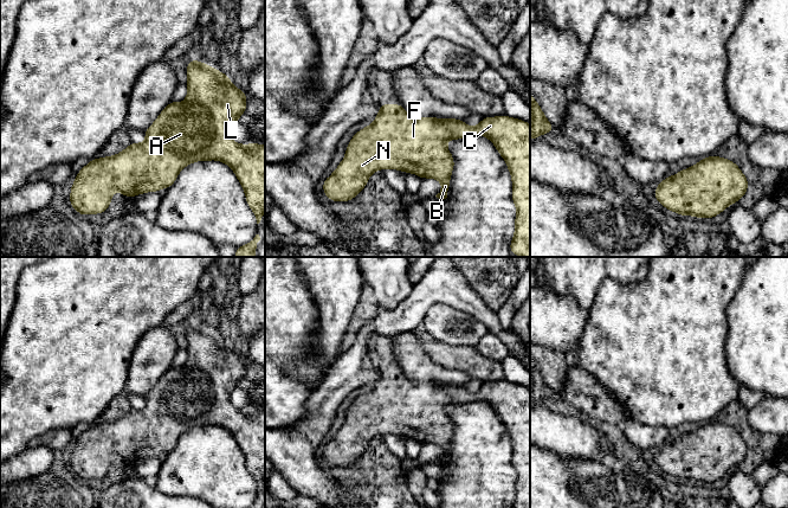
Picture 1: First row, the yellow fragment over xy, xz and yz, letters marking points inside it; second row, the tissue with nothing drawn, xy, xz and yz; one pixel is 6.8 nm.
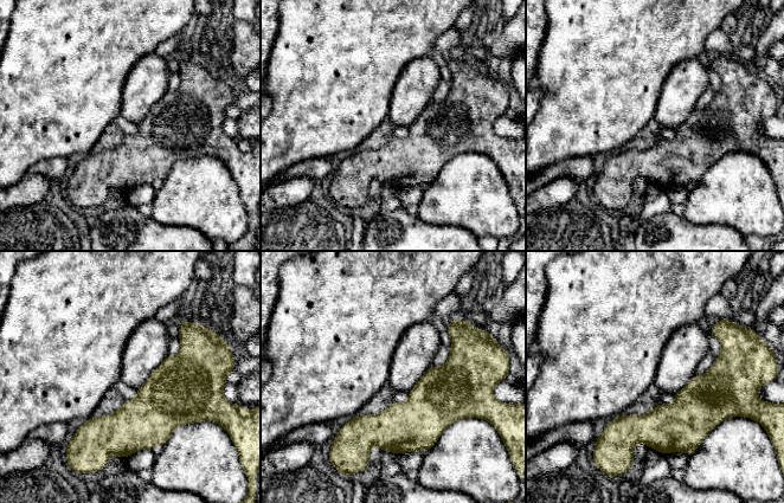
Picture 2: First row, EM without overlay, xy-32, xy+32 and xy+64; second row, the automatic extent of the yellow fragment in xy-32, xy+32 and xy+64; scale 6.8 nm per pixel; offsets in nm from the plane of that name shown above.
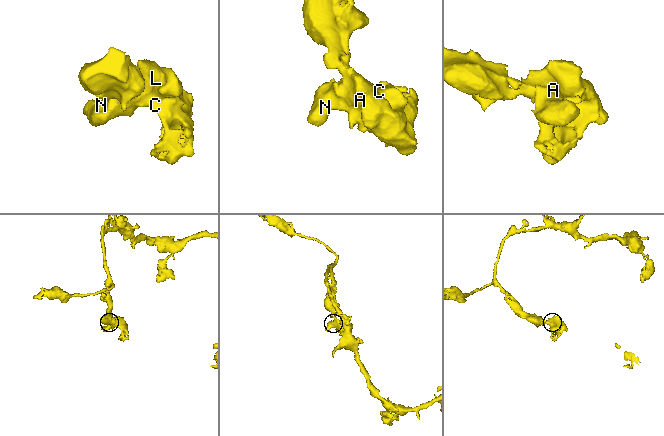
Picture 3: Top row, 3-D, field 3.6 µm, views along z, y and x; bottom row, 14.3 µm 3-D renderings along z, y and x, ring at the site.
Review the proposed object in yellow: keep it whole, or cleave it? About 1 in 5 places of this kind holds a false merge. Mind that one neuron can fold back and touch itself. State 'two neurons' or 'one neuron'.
one neuron

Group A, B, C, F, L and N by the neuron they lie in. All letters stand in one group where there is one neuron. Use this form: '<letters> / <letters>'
A B C F L N

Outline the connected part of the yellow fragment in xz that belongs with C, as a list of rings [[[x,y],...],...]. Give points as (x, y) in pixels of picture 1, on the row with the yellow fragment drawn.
[[[380,104],[379,115],[370,126],[359,130],[349,141],[345,156],[334,171],[334,173],[323,181],[323,192],[331,201],[350,201],[367,185],[369,176],[377,169],[393,168],[405,173],[413,173],[421,179],[433,178],[441,182],[443,187],[435,195],[444,200],[447,198],[451,174],[454,167],[452,154],[446,147],[448,140],[458,140],[469,136],[486,136],[497,148],[500,156],[505,160],[512,179],[512,201],[517,208],[515,218],[515,234],[510,243],[512,255],[530,257],[530,124],[525,121],[512,118],[506,115],[496,117],[484,117],[476,127],[470,127],[463,120],[419,117],[408,114],[401,104]]]

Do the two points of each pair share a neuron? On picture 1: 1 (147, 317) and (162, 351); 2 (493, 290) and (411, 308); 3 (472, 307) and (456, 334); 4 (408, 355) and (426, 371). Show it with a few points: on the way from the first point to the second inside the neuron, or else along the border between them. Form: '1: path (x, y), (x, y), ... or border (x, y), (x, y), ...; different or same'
1: border (162, 325), (150, 328), (139, 340), (134, 349); different
2: border (460, 272), (469, 285), (496, 313); different
3: border (443, 302), (472, 314), (489, 332); different
4: path (413, 360), (421, 368); same

